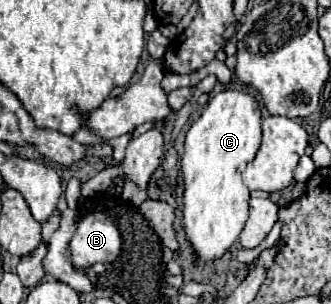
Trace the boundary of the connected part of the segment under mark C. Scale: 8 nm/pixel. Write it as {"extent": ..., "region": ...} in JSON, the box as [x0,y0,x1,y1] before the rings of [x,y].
{"extent":[182,91,262,263],"region":[[[220,91],[216,93],[208,105],[202,109],[200,117],[188,129],[184,141],[184,155],[182,155],[182,175],[184,175],[184,195],[182,195],[182,225],[186,231],[186,239],[194,249],[196,263],[210,263],[220,259],[242,233],[242,227],[248,219],[248,197],[250,191],[242,181],[242,171],[246,165],[256,157],[260,147],[260,121],[262,113],[258,101],[244,93],[244,91]]]}

